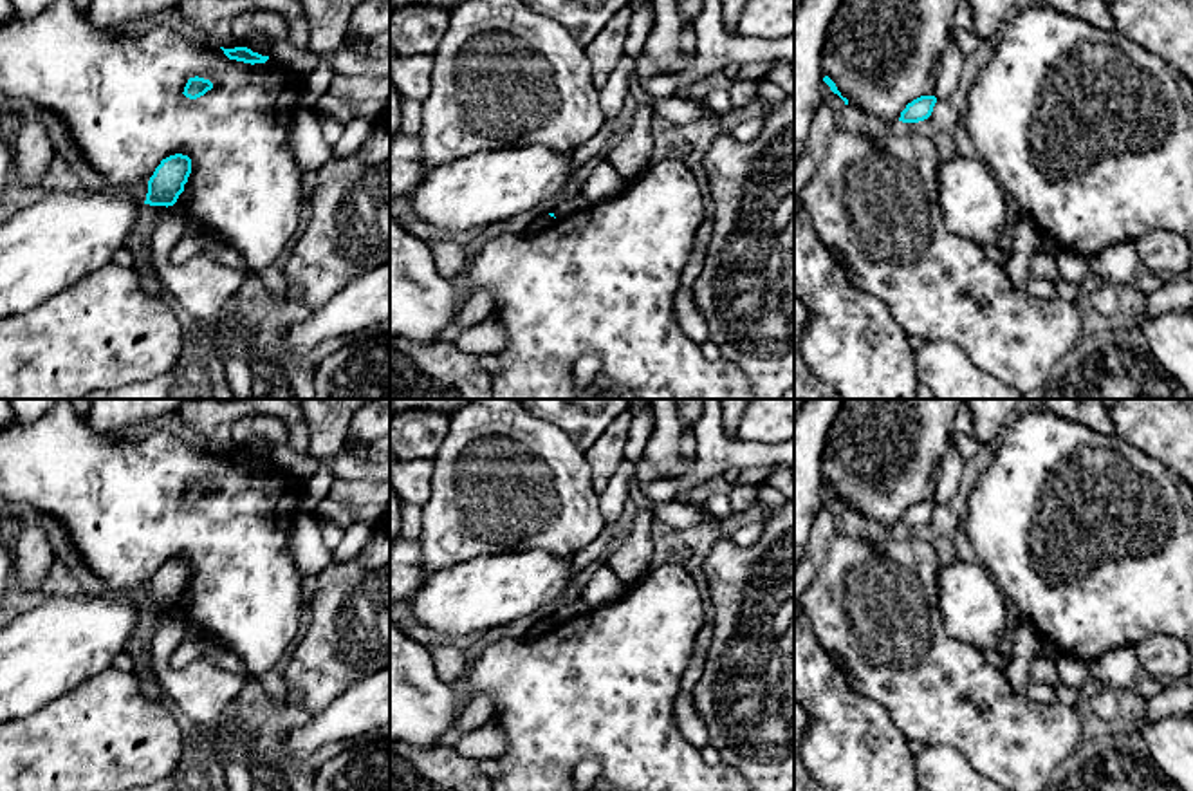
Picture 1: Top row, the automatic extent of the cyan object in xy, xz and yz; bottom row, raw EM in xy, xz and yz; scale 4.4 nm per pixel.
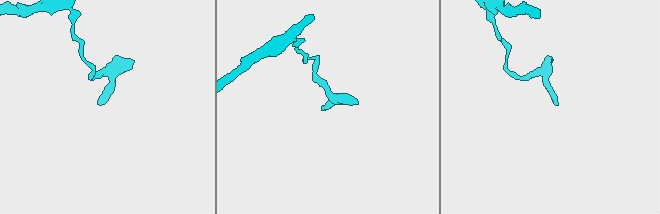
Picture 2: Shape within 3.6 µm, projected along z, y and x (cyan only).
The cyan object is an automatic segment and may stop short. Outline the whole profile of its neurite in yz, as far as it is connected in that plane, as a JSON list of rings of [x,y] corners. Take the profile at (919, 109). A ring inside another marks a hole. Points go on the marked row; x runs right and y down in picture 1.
[[[920,96],[906,105],[906,108],[901,112],[899,121],[902,123],[924,121],[931,116],[935,103],[937,103],[935,96]]]

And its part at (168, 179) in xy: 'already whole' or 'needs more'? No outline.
already whole

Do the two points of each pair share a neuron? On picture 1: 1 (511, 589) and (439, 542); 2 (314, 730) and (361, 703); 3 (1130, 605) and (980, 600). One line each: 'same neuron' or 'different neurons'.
1: different neurons
2: same neuron
3: different neurons

